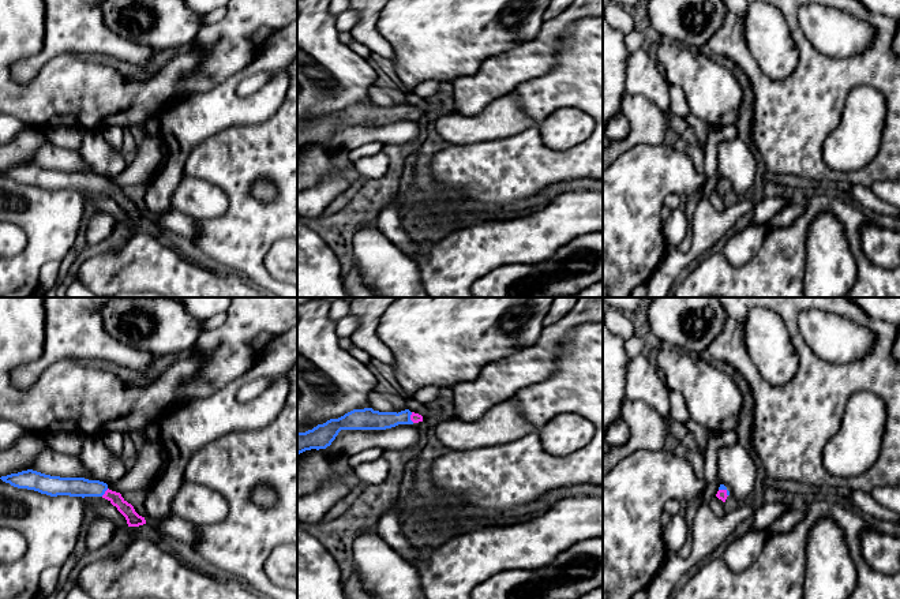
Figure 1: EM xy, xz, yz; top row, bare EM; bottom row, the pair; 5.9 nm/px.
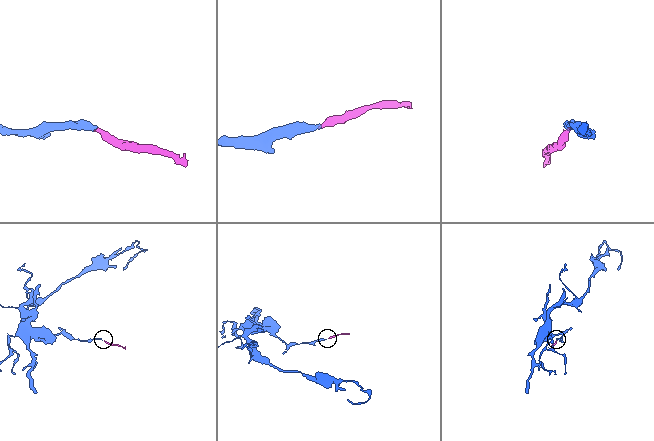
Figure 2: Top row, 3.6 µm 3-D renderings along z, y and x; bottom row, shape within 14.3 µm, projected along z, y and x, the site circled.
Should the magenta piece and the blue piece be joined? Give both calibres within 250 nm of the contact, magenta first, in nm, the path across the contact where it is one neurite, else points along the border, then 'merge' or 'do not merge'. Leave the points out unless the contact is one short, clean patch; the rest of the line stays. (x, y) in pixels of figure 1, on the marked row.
calibres 80 and 110 nm; way xy (132, 519), (112, 495), (105, 493), (100, 489), (82, 487); merge

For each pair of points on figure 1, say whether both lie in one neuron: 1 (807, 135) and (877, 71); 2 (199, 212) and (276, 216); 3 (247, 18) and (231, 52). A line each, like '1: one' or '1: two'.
1: one
2: two
3: one

